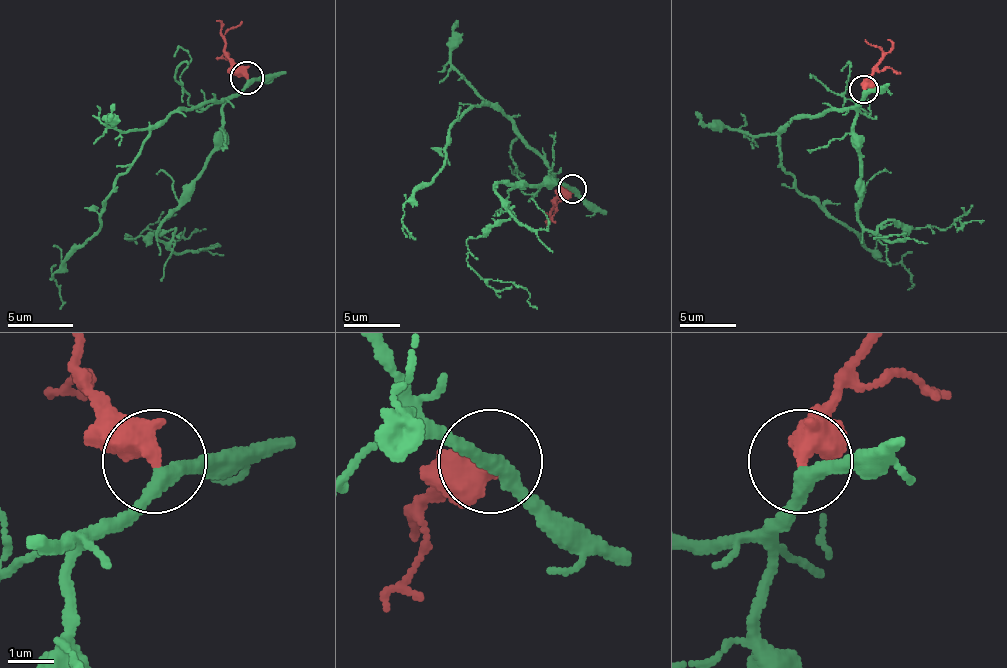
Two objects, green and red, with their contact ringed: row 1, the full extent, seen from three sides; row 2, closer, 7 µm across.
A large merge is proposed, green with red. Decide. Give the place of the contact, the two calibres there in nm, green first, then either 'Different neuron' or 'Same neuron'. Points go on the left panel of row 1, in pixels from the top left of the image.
Place: (246, 77). Thickness 300 nm (green) against 500 nm. Same neuron

